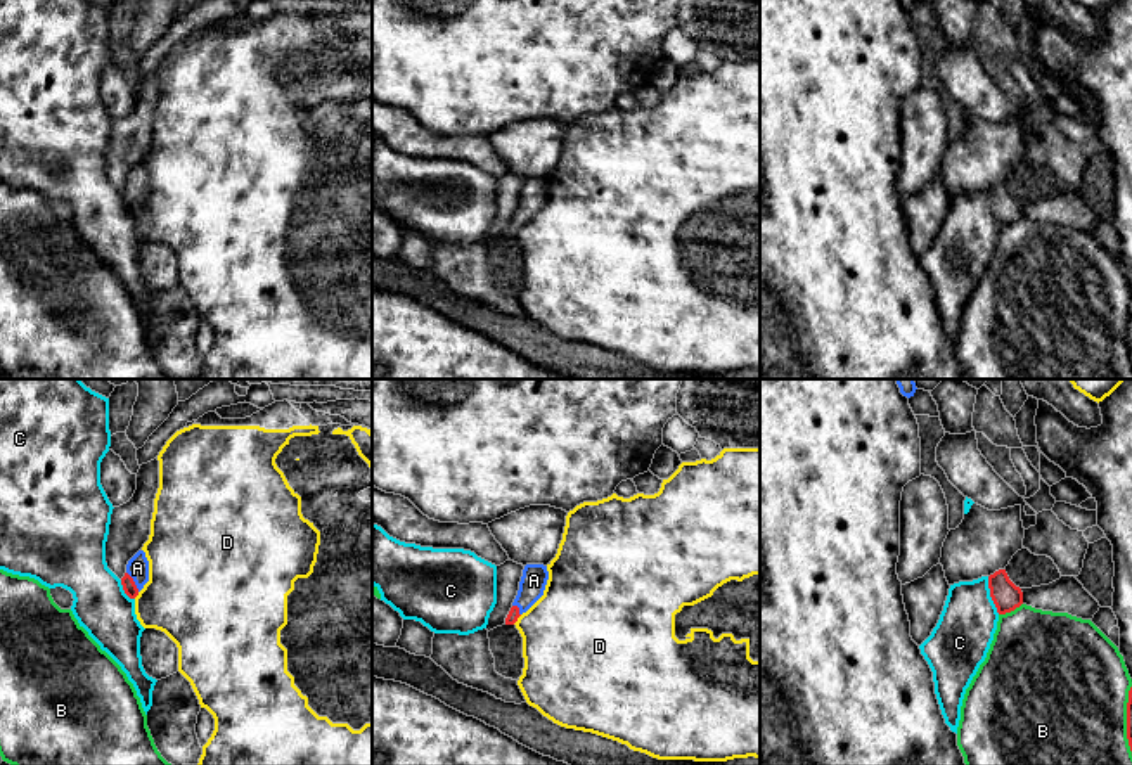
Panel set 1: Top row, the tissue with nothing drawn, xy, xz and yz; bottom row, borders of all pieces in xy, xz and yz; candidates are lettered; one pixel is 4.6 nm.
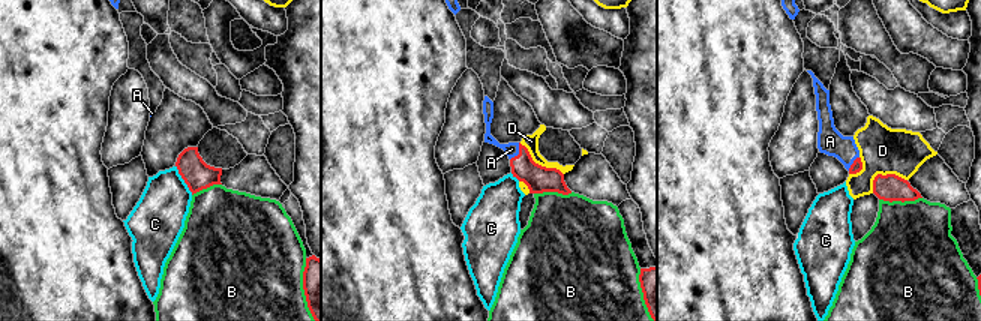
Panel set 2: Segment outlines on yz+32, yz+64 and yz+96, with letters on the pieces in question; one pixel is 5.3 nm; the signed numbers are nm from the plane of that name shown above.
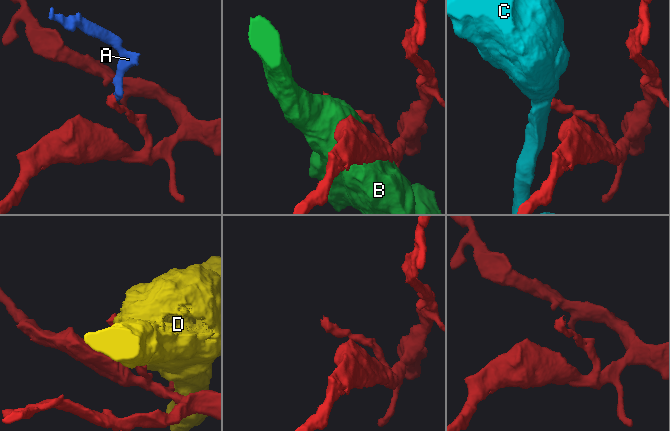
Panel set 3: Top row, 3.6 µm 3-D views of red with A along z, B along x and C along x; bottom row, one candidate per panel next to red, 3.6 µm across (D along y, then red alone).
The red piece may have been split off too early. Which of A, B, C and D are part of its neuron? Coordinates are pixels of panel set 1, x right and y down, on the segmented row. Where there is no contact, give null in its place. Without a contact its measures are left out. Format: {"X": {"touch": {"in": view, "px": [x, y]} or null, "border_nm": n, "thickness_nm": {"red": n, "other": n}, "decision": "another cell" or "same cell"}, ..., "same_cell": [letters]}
{"A": {"touch": {"in": "xy", "px": [134, 582]}, "border_nm": 110, "thickness_nm": {"red": 70, "other": 100}, "decision": "same cell"}, "B": {"touch": {"in": "yz", "px": [1009, 611]}, "border_nm": 130, "thickness_nm": {"red": 140, "other": 440}, "decision": "another cell"}, "C": {"touch": {"in": "yz", "px": [990, 596]}, "border_nm": 190, "thickness_nm": {"red": 140, "other": 280}, "decision": "another cell"}, "D": {"touch": {"in": "xz", "px": [516, 620]}, "border_nm": 60, "thickness_nm": {"red": 50, "other": 420}, "decision": "another cell"}, "same_cell": ["A"]}

